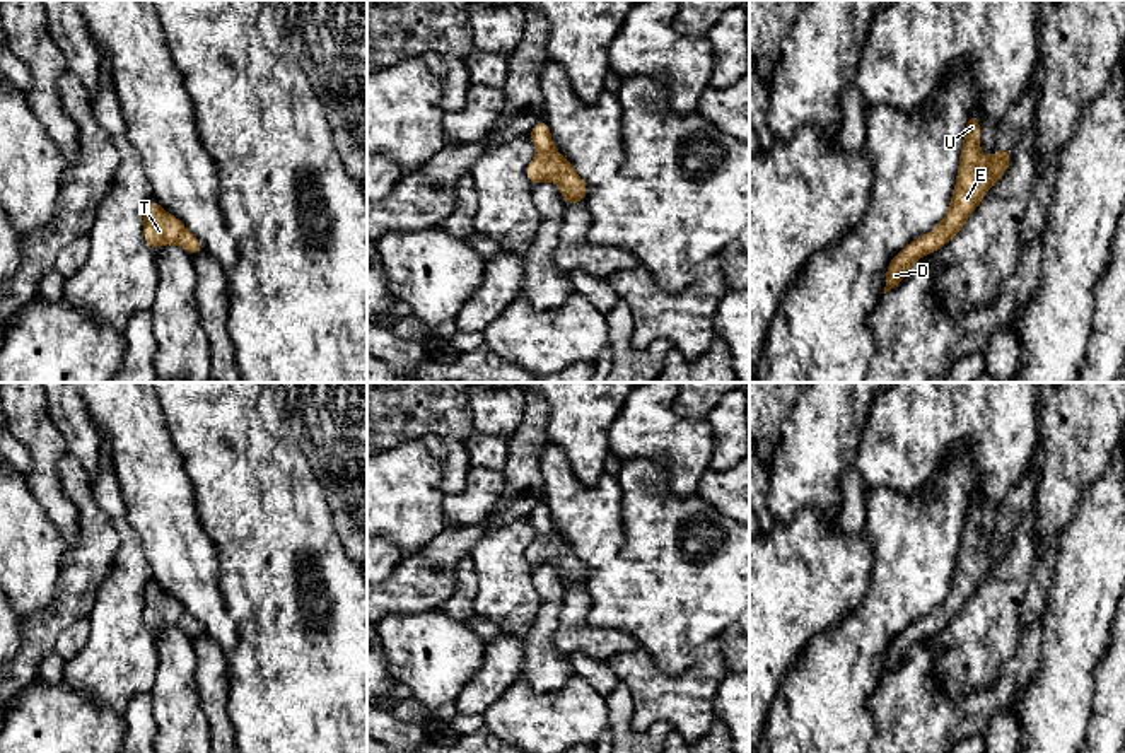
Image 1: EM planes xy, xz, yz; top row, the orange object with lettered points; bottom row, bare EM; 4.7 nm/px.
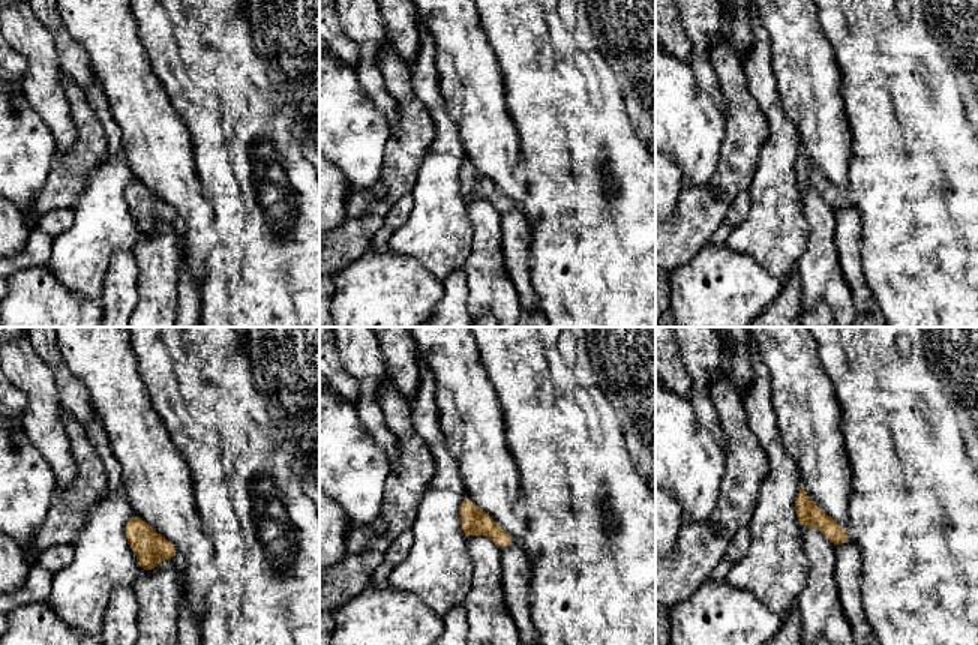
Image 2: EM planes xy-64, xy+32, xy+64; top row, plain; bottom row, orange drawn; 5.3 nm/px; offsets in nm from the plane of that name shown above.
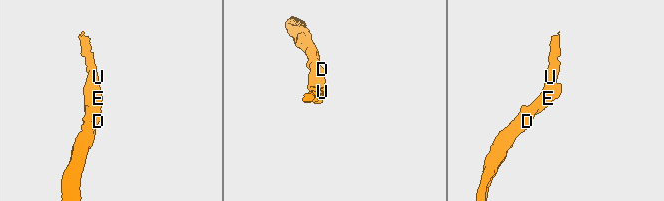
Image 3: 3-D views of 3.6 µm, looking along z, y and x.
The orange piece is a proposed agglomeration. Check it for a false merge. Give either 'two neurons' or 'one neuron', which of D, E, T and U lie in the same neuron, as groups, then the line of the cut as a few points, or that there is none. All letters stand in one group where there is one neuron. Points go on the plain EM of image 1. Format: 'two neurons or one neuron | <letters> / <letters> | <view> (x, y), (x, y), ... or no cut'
one neuron | D E T U | no cut

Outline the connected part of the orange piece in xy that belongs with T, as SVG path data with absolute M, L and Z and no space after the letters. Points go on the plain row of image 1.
M155 581L145 589L143 620L149 630L157 633L162 627L178 627L189 637L203 633L203 627L184 610L184 606L164 594Z

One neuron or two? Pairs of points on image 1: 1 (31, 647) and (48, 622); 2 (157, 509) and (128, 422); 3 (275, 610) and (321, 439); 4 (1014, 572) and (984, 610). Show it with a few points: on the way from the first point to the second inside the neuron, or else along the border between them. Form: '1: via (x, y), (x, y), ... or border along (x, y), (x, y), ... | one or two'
1: via (38, 641), (41, 629) | one
2: via (156, 487), (140, 444) | one
3: border along (292, 434), (328, 506) | two
4: via (1008, 581), (992, 601) | one

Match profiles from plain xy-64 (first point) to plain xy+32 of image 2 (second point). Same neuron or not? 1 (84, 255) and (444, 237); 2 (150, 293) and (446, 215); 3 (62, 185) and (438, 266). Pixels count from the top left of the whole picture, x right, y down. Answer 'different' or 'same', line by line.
1: same
2: different
3: different

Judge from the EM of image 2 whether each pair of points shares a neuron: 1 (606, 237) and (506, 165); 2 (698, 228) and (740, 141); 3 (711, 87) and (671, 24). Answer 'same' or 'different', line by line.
1: different
2: same
3: different

